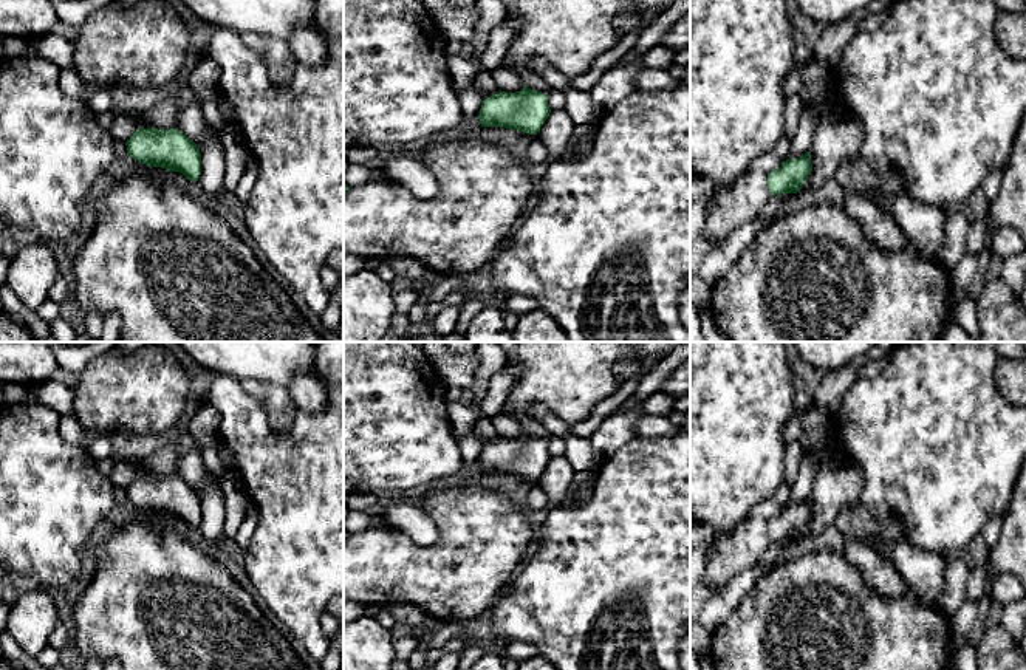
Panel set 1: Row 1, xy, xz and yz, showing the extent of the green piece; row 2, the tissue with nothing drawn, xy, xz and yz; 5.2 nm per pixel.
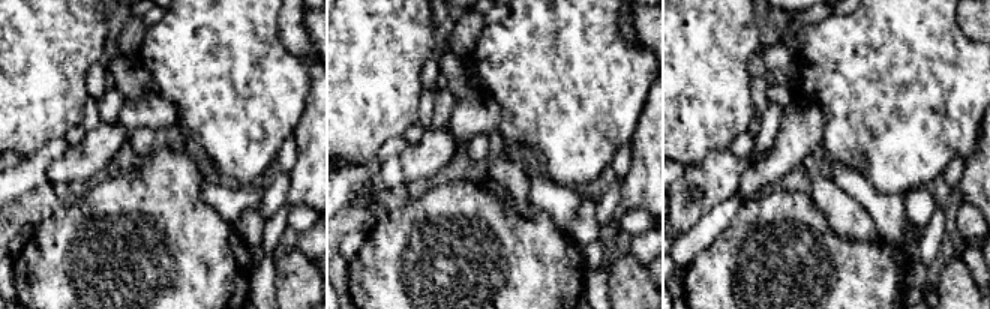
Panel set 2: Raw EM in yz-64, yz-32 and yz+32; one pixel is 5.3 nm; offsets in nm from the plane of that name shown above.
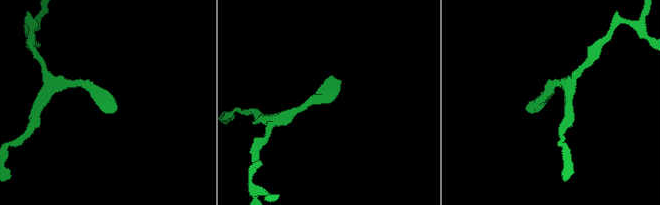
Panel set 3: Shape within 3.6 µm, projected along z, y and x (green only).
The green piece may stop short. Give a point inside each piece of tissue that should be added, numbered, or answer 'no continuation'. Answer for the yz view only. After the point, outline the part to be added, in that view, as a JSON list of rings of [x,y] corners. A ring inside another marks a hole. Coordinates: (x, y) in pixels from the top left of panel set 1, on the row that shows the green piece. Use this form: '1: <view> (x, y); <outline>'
1: yz (734, 205); [[[744,170],[730,184],[716,186],[701,234],[710,241],[724,241],[740,226],[760,217],[769,200],[768,173]]]

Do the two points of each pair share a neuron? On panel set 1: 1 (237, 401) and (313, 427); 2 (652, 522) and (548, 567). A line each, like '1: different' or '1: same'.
1: same
2: same

